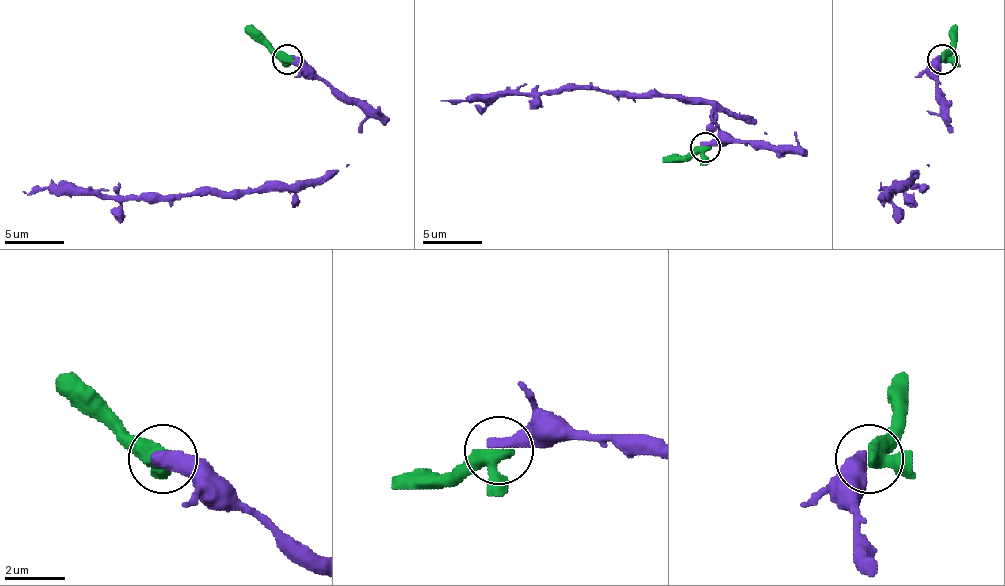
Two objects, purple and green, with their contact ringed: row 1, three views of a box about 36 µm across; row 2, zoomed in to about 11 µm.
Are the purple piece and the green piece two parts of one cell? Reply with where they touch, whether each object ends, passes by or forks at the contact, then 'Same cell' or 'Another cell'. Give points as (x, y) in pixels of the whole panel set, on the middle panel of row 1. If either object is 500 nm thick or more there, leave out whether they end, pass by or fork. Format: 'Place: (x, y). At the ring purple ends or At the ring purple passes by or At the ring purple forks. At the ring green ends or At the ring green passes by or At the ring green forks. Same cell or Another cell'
Place: (705, 147). Same cell

